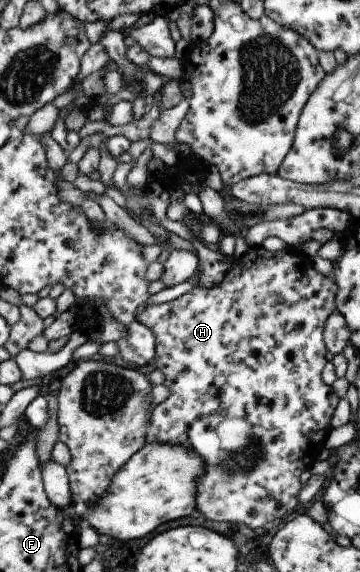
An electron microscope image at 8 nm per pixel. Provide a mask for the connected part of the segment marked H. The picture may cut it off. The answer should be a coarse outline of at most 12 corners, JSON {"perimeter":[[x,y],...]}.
{"perimeter":[[250,246],[142,305],[169,397],[147,444],[205,464],[198,509],[296,507],[339,403],[333,275]]}

